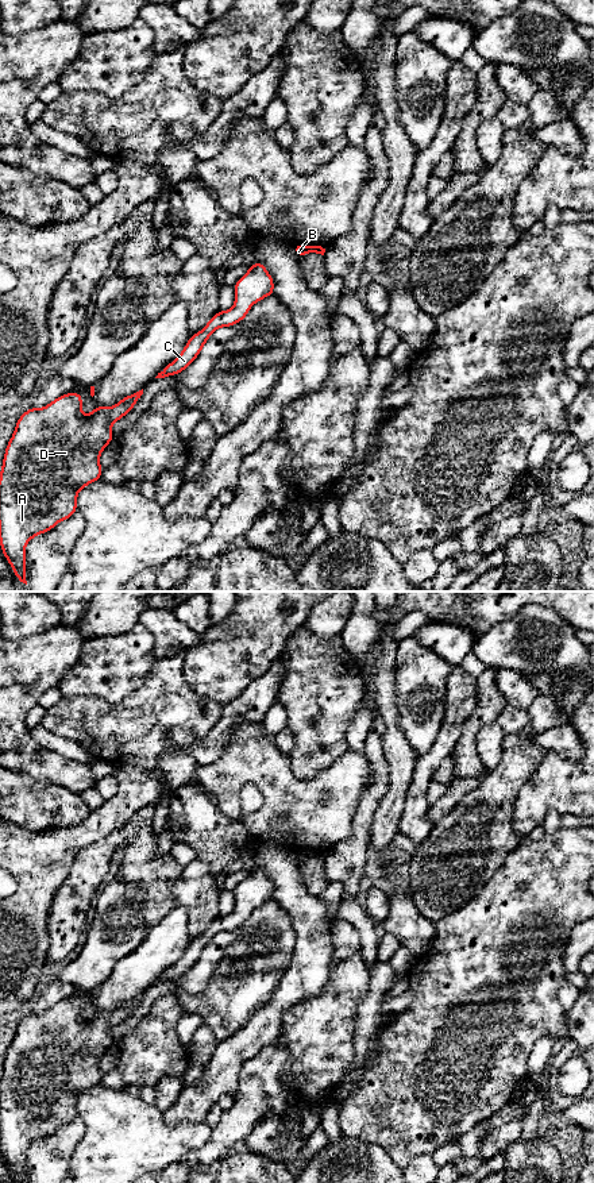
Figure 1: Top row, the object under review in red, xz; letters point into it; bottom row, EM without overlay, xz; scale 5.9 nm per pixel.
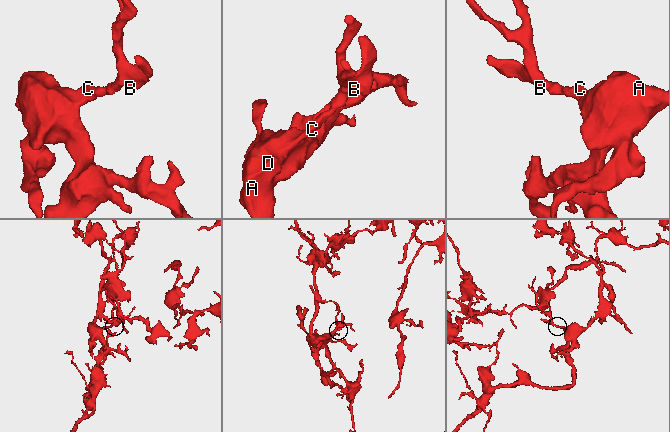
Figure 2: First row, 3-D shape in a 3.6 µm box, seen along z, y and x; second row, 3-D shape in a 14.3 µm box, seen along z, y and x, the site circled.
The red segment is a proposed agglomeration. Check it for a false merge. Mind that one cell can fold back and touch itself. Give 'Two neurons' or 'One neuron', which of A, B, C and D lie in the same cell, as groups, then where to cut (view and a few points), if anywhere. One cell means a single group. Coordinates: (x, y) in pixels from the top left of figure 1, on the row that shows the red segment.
One neuron. Groups: A B C D. No split

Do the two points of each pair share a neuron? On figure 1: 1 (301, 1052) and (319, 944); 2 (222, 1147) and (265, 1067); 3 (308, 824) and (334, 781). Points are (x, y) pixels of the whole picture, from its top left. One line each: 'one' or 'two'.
1: two
2: one
3: one

